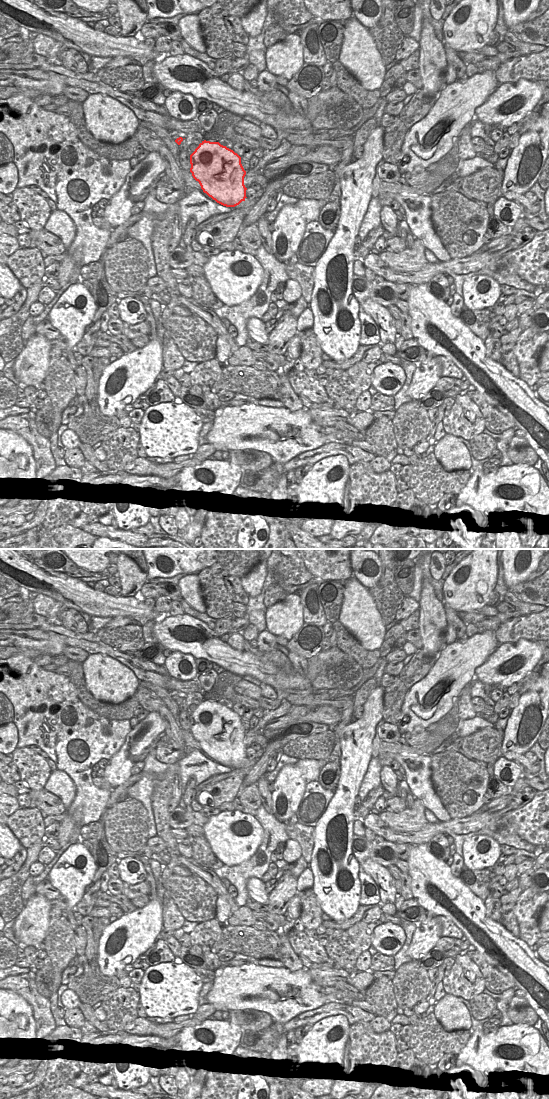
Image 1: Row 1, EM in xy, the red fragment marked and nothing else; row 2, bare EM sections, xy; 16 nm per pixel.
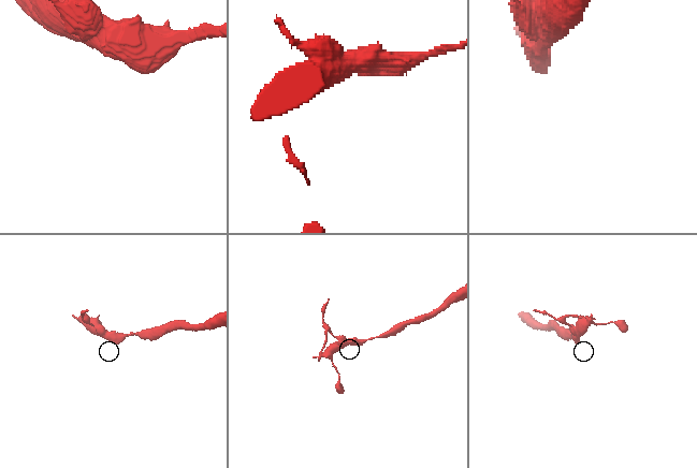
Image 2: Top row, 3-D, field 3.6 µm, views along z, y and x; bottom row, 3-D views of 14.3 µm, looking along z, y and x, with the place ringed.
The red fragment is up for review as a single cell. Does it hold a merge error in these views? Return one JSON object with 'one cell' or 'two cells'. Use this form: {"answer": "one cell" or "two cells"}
{"answer": "two cells"}

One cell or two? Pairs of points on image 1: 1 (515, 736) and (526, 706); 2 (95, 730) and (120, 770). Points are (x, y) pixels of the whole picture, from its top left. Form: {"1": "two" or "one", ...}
{"1": "one", "2": "two"}

